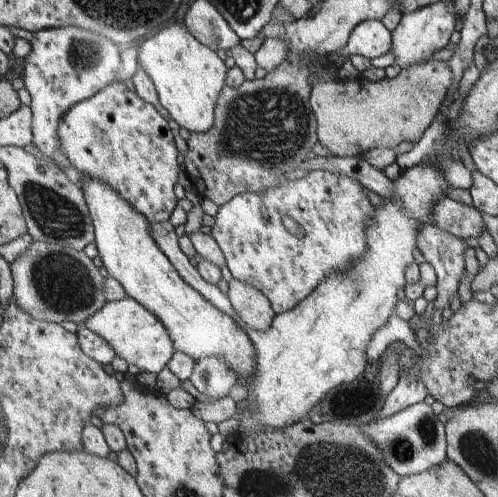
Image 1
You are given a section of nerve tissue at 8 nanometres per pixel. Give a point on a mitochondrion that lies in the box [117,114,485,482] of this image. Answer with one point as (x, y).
(422, 435)

